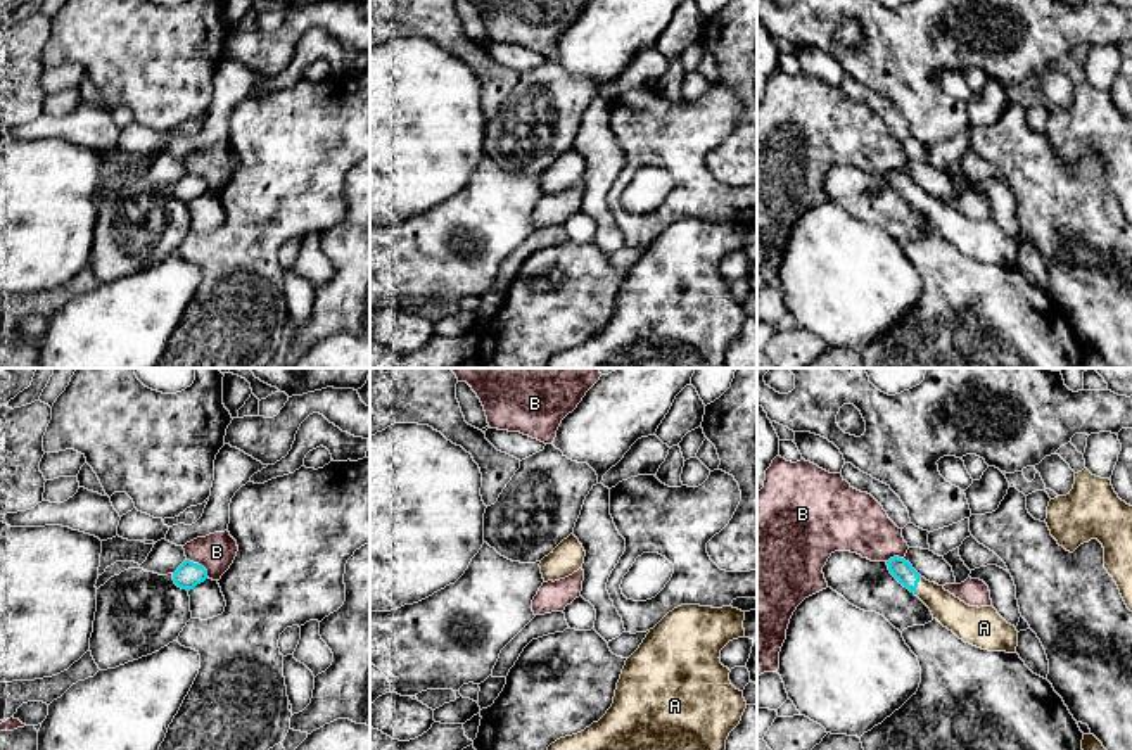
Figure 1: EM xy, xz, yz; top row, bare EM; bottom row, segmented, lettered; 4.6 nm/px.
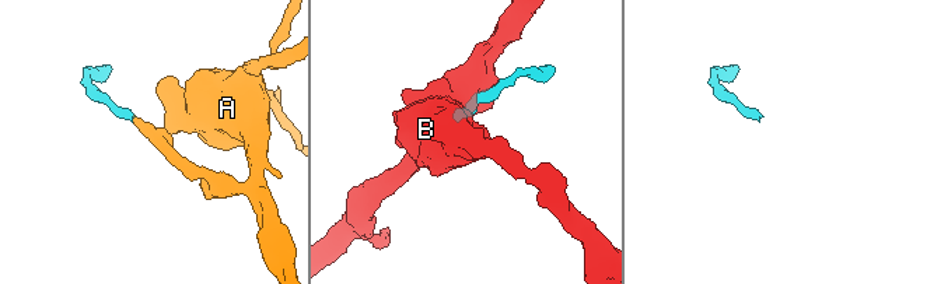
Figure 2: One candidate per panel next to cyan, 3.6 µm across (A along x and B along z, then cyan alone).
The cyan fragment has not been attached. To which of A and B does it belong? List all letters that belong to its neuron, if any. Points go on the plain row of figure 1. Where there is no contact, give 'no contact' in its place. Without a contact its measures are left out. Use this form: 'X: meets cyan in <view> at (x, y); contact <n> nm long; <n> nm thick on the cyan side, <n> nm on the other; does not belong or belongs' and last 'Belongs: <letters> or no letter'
A: meets cyan in yz at (916, 197); contact 90 nm long; 100 nm thick on the cyan side, 150 nm on the other; belongs
B: meets cyan in xy at (197, 177); contact 130 nm long; 120 nm thick on the cyan side, 180 nm on the other; does not belong
Belongs: A

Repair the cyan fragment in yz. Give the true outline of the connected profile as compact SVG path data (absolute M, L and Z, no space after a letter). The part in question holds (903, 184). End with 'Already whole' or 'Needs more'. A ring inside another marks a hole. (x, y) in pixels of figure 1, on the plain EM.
M894 169L887 178L890 187L930 221L933 232L959 252L989 264L1016 266L1018 244L992 218L966 218L944 199L921 190L904 171Z. Needs more

